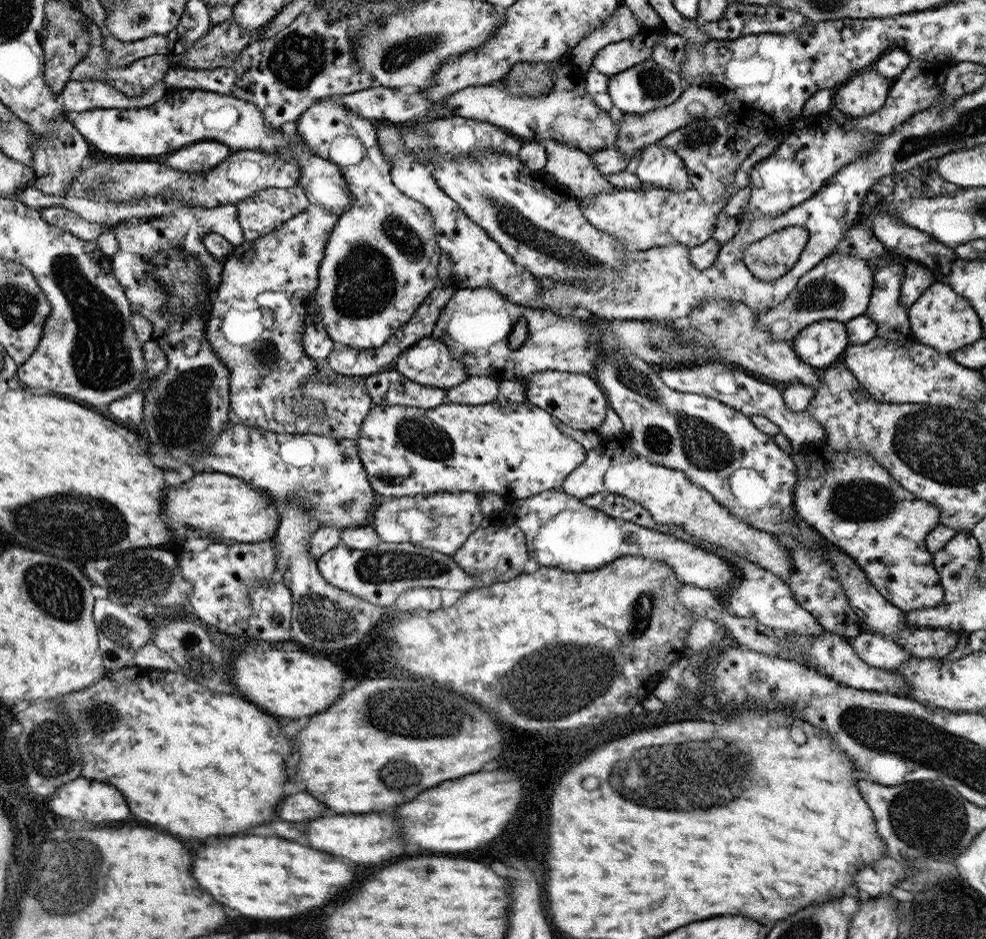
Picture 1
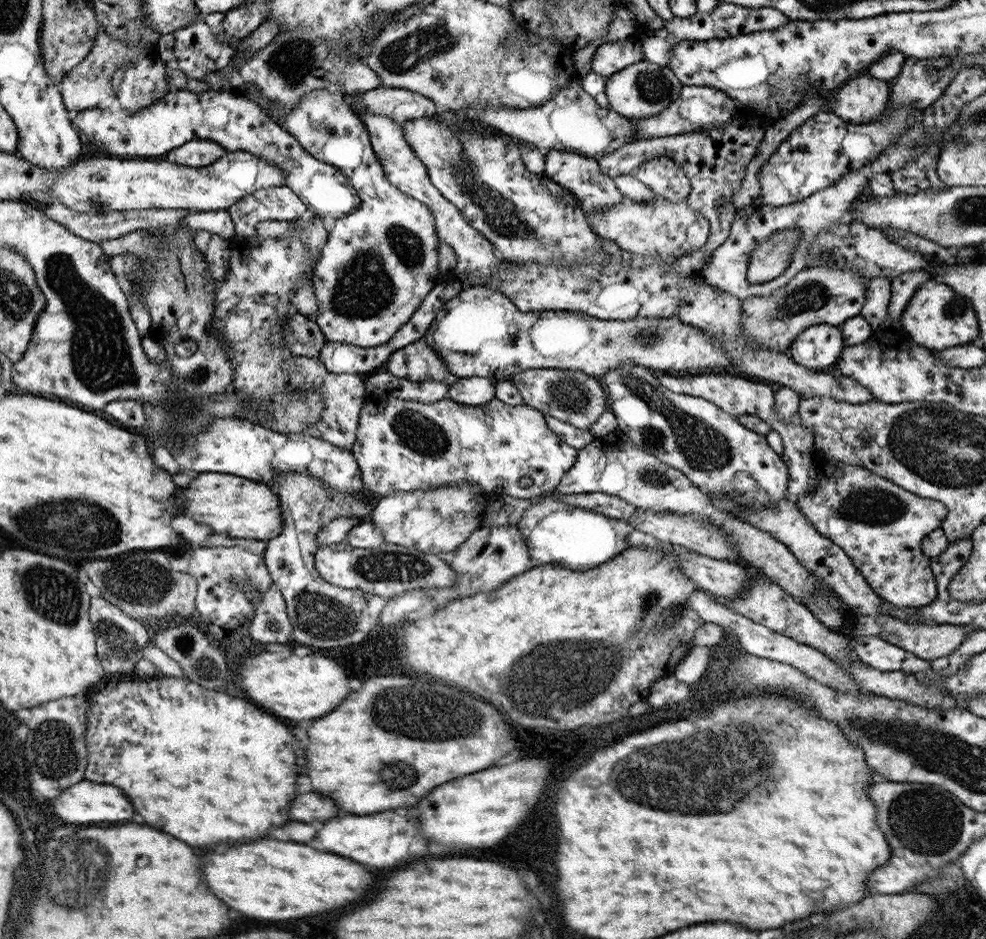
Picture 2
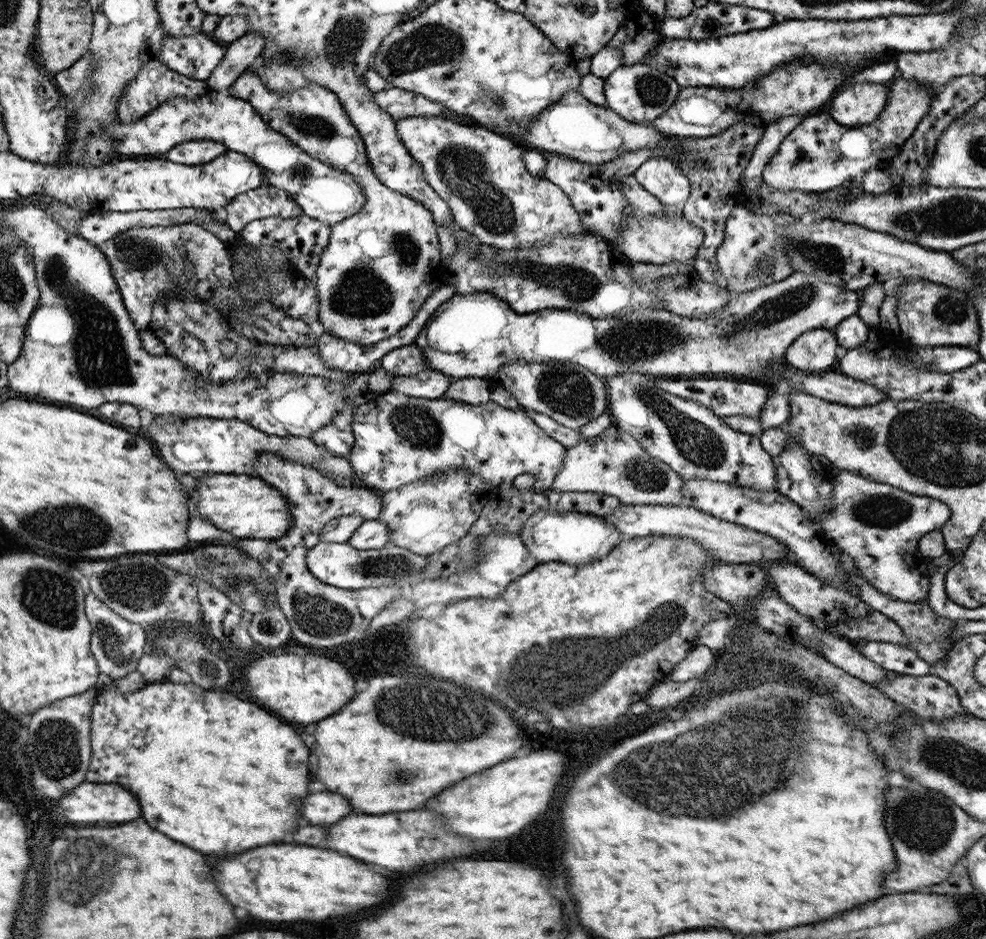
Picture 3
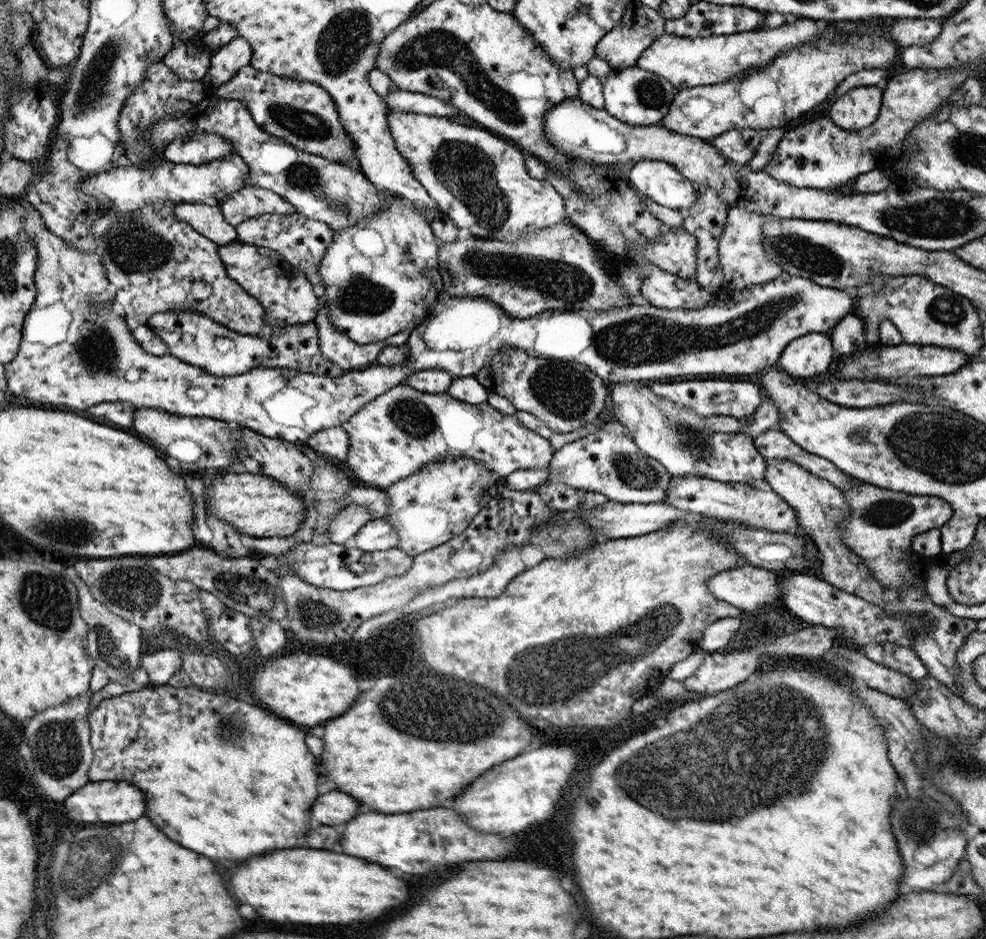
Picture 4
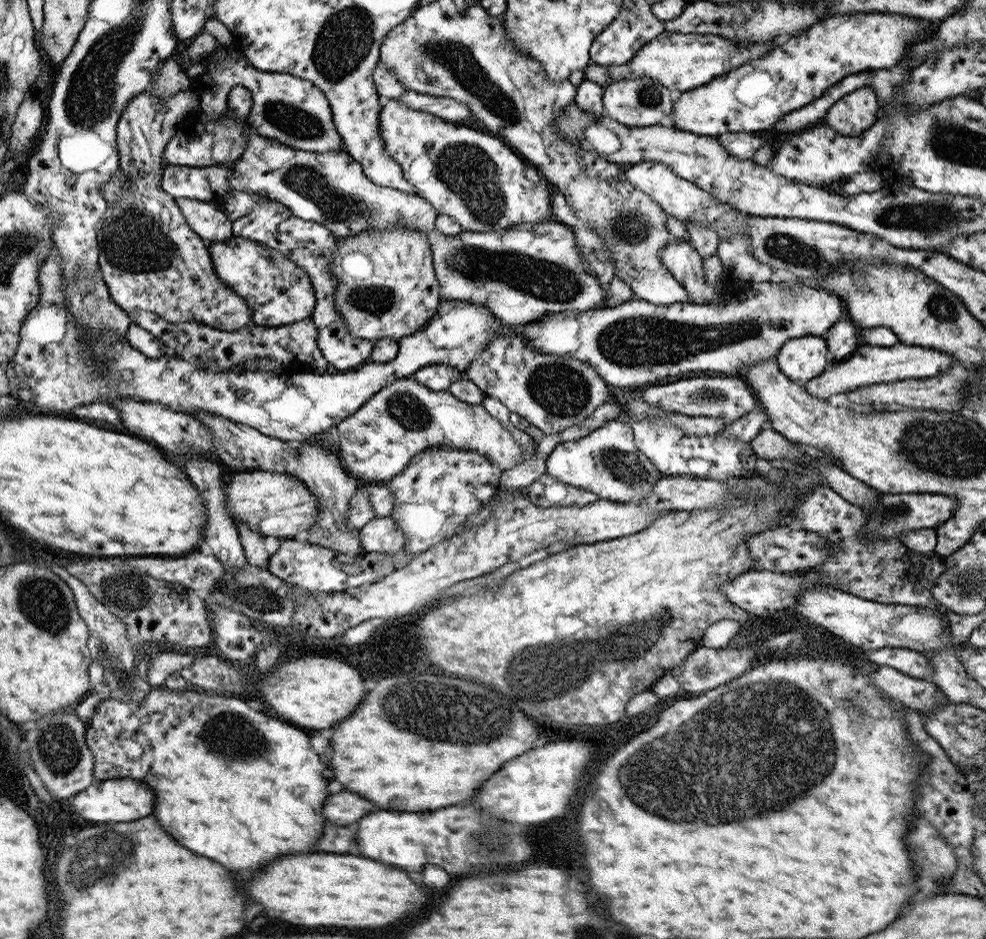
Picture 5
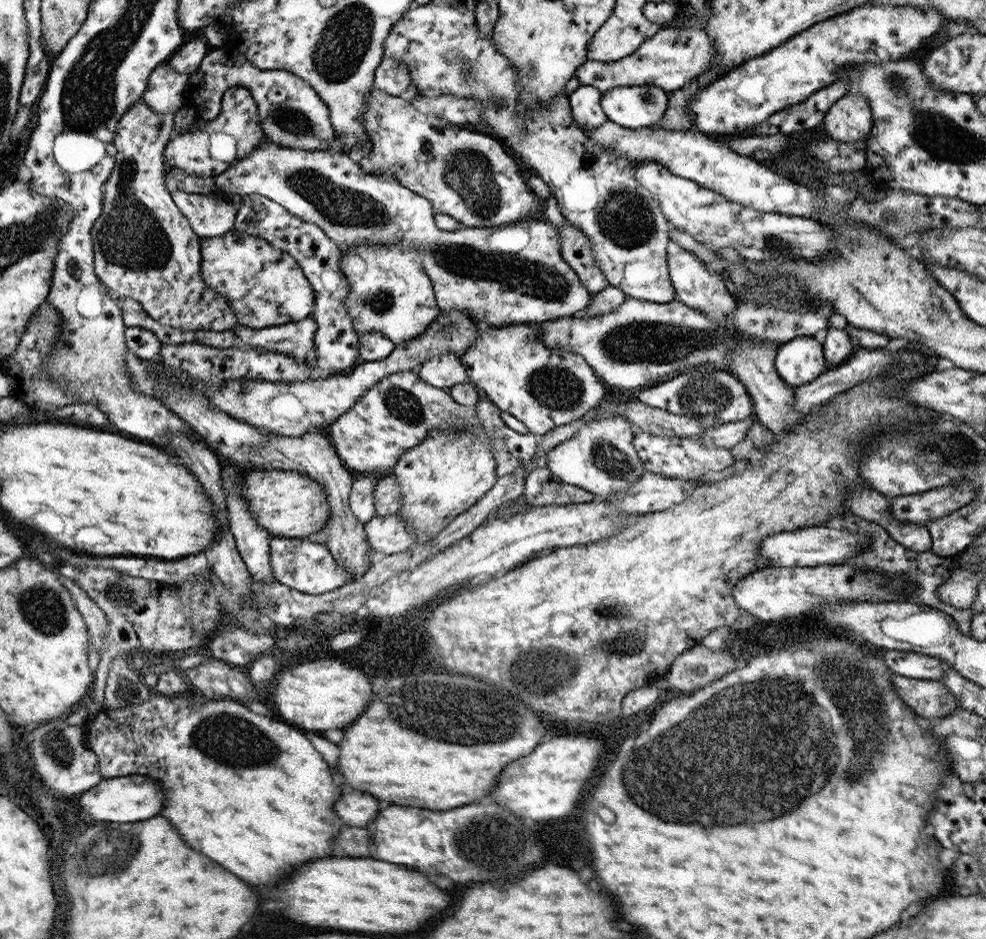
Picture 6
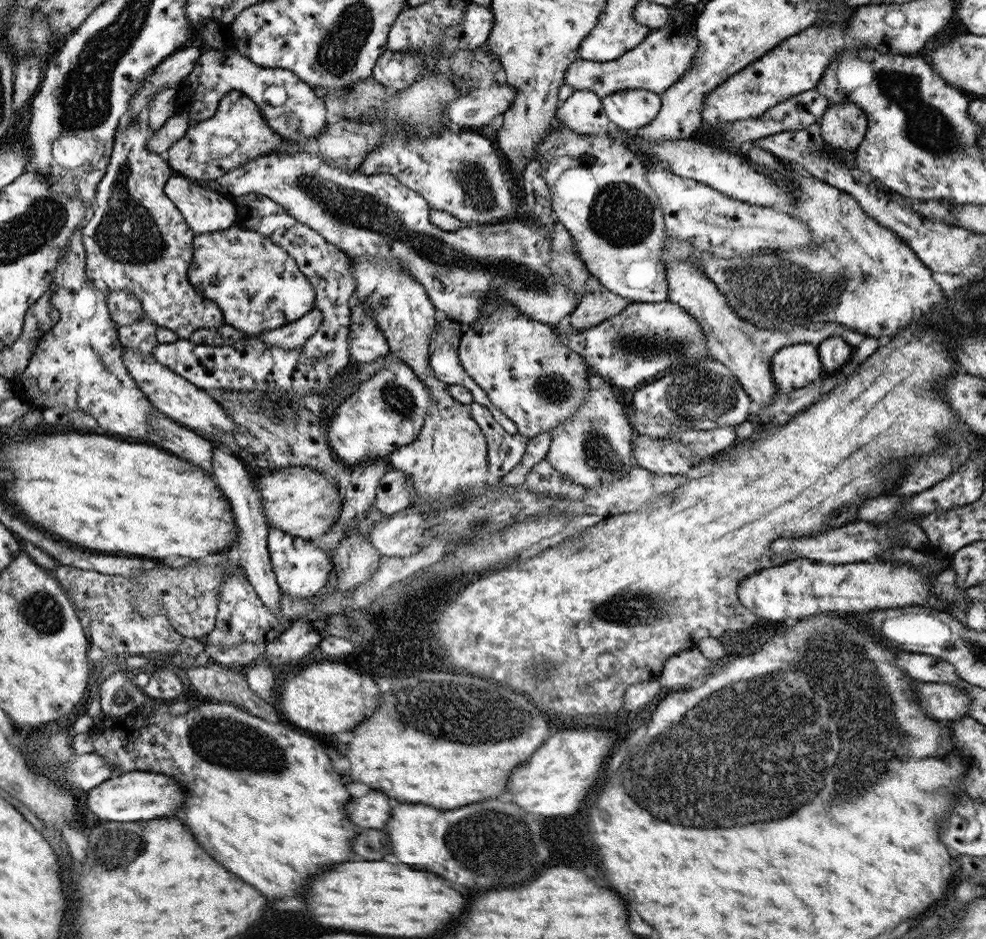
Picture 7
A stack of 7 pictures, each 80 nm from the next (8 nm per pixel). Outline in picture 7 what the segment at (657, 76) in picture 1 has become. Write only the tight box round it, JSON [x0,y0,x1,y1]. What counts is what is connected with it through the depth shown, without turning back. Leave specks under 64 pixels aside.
[601,90,661,132]

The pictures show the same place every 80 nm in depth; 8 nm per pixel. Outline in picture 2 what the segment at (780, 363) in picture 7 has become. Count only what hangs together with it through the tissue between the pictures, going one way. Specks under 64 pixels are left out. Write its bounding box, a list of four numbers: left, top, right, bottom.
[789,324,845,370]

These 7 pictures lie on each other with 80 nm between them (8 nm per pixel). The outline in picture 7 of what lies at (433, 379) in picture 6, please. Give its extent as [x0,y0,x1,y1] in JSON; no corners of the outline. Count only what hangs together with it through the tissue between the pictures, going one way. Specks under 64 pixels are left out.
[429,314,518,433]

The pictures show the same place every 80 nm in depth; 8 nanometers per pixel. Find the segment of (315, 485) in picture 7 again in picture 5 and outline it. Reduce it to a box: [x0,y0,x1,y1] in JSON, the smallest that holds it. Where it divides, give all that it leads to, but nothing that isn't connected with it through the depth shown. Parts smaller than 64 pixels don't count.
[224,471,321,539]

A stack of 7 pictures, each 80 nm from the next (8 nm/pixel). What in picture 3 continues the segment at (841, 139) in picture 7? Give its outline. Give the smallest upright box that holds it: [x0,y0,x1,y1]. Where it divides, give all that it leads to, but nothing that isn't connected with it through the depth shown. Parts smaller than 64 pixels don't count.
[828,83,887,127]

